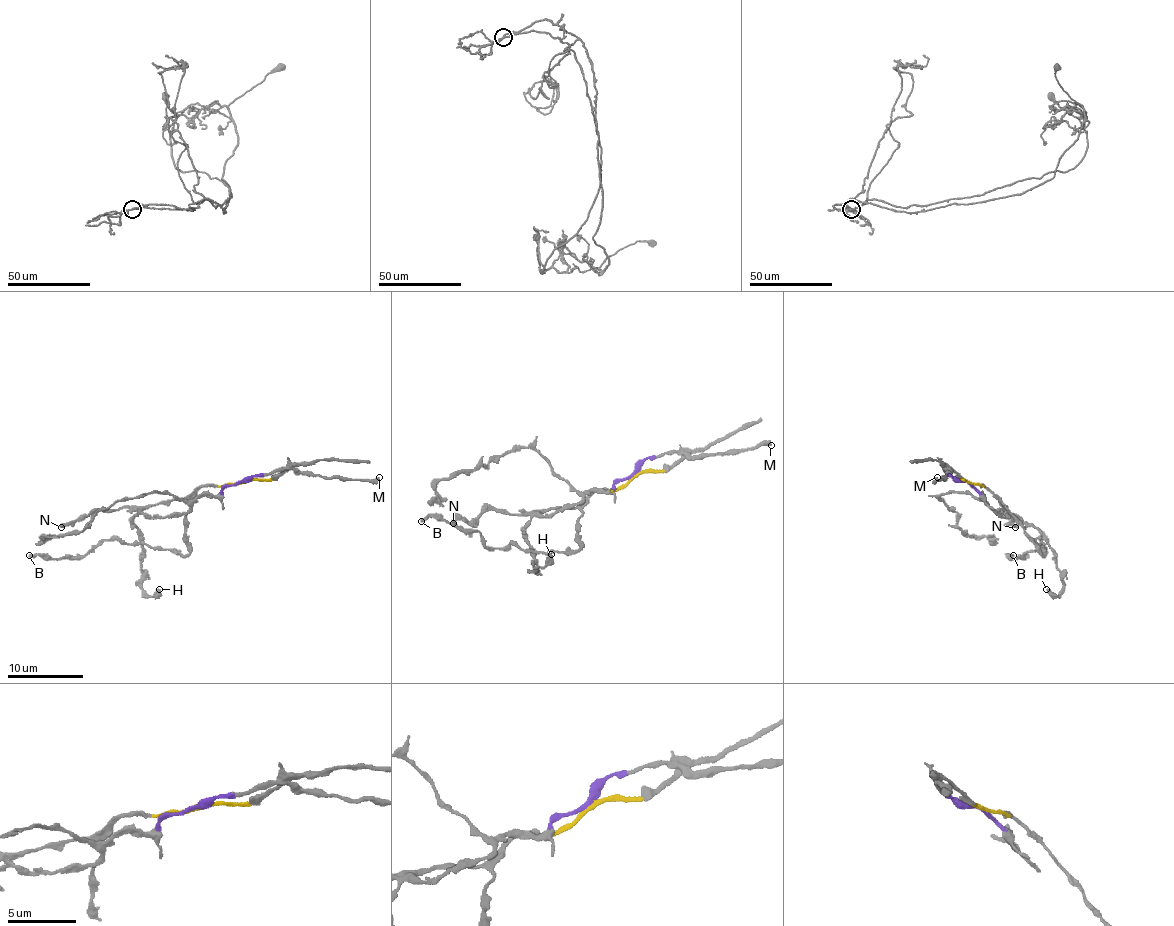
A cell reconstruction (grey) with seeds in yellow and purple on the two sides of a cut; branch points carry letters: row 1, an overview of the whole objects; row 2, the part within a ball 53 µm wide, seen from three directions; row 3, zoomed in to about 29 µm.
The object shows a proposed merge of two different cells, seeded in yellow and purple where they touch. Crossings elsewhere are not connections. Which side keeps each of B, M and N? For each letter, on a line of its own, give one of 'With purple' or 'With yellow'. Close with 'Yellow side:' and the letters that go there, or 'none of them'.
B: With yellow
M: With purple
N: With yellow
Yellow side: B, N

